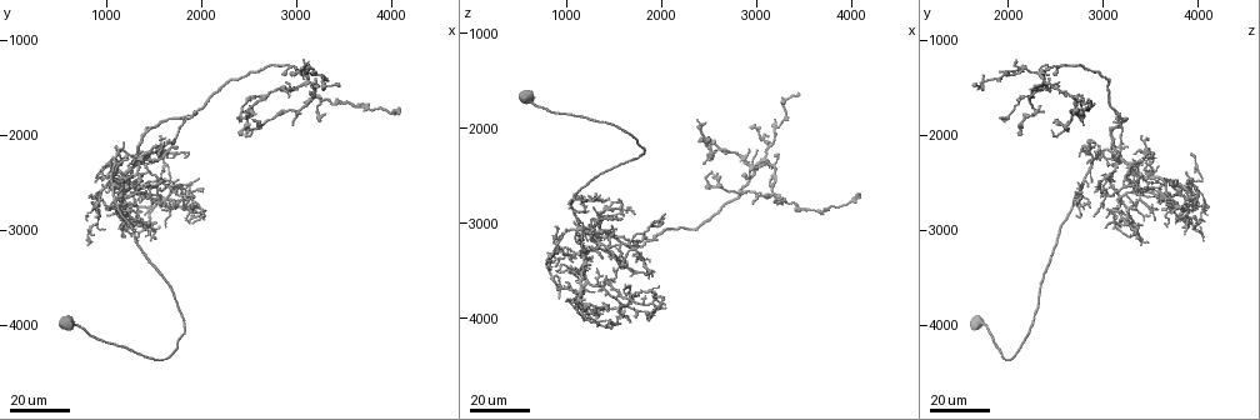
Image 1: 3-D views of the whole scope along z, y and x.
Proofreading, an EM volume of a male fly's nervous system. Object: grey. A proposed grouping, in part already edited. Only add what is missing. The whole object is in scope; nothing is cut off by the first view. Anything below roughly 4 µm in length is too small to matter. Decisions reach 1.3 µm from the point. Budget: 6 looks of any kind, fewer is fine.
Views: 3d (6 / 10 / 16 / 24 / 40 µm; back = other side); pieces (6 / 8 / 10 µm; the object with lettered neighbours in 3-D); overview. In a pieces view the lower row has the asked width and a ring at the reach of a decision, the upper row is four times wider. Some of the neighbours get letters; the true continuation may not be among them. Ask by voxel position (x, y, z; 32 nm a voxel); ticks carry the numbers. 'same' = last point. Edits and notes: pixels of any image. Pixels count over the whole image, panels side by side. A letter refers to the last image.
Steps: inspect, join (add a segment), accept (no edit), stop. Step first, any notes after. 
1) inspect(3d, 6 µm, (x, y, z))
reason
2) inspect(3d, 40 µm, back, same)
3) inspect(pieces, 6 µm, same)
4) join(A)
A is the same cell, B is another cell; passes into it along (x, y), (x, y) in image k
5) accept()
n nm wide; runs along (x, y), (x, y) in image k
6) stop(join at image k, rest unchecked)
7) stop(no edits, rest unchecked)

inspect(3d, 16 µm, (4060, 1800, 2700))
end of a long branch

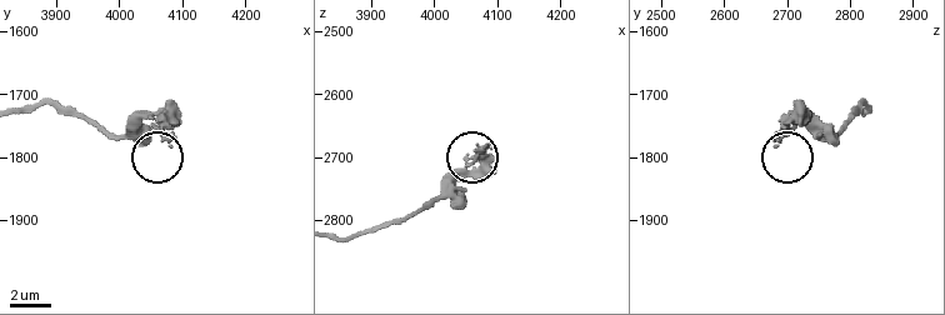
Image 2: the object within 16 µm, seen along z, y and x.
inspect(pieces, 6 µm, (4080, 1775, 2690))
what lies round it

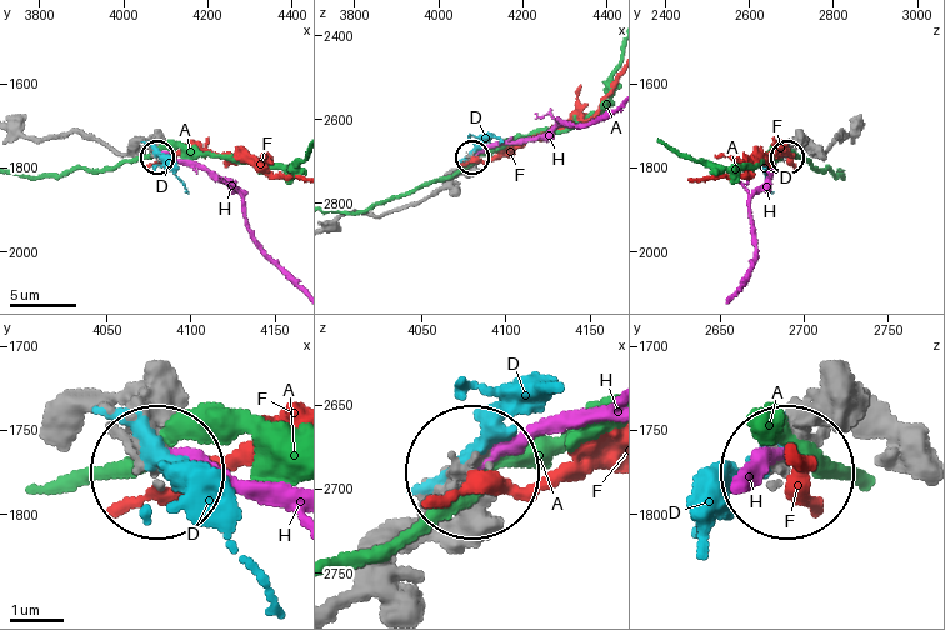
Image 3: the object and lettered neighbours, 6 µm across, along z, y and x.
accept()
A, D, F and H are other cells; runs along (338, 590), (468, 473) in image 3; no lettered segment goes on from it

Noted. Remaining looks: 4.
inspect(3d, 24 µm, (3280, 1560, 1720))
free end

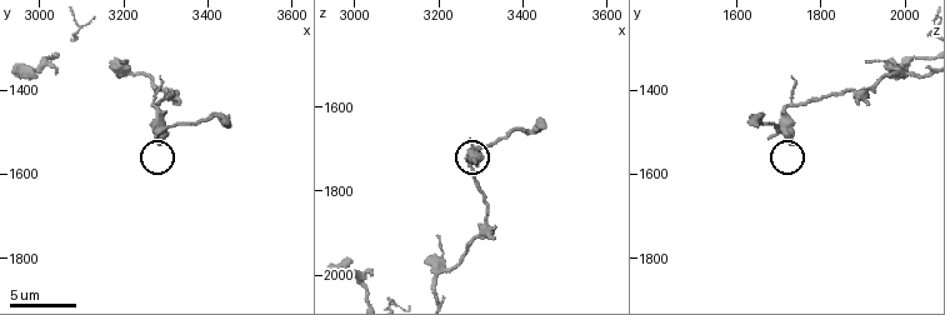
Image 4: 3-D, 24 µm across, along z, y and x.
inspect(pieces, 6 µm, (3285, 1525, 1730))

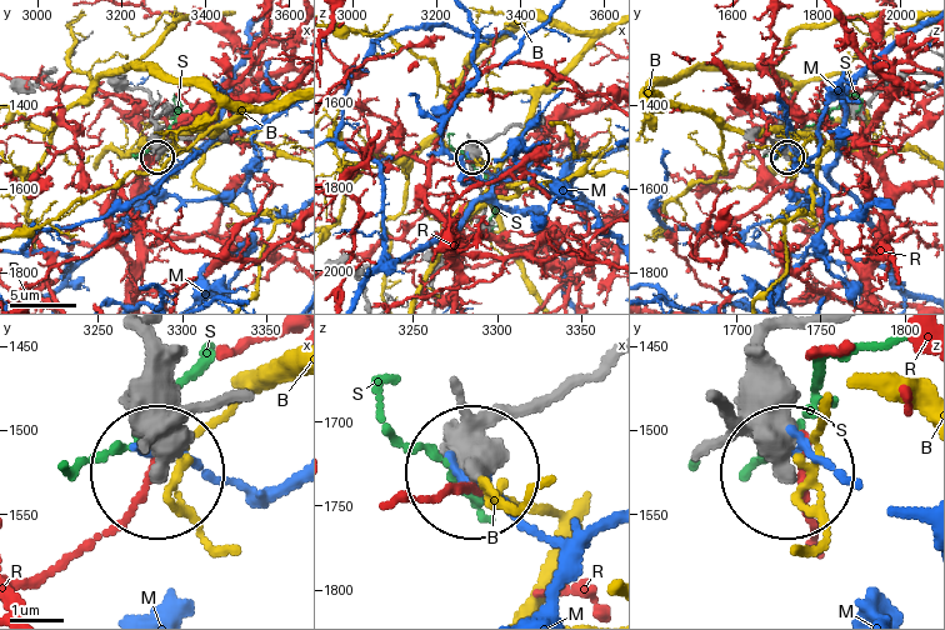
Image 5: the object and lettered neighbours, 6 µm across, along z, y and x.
accept()
410 nm wide; B, M, R and S are other cells; runs along (144, 343), (158, 473) in image 5; no lettered segment goes on from it

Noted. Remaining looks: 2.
inspect(3d, 16 µm, (1900, 2760, 3020))
branch stops here

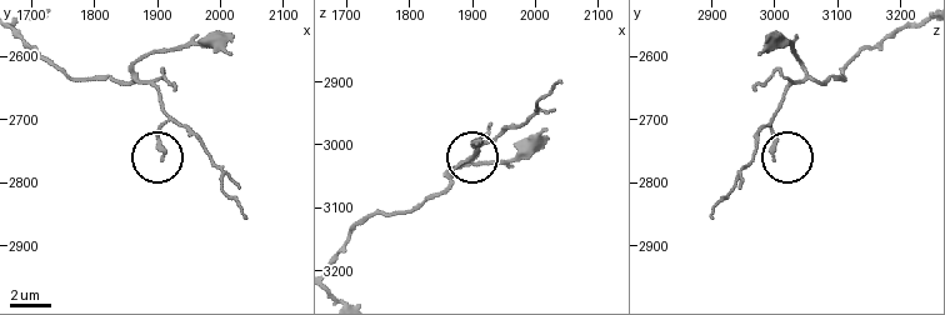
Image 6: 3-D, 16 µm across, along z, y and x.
inspect(pieces, 10 µm, (1905, 2760, 2995))

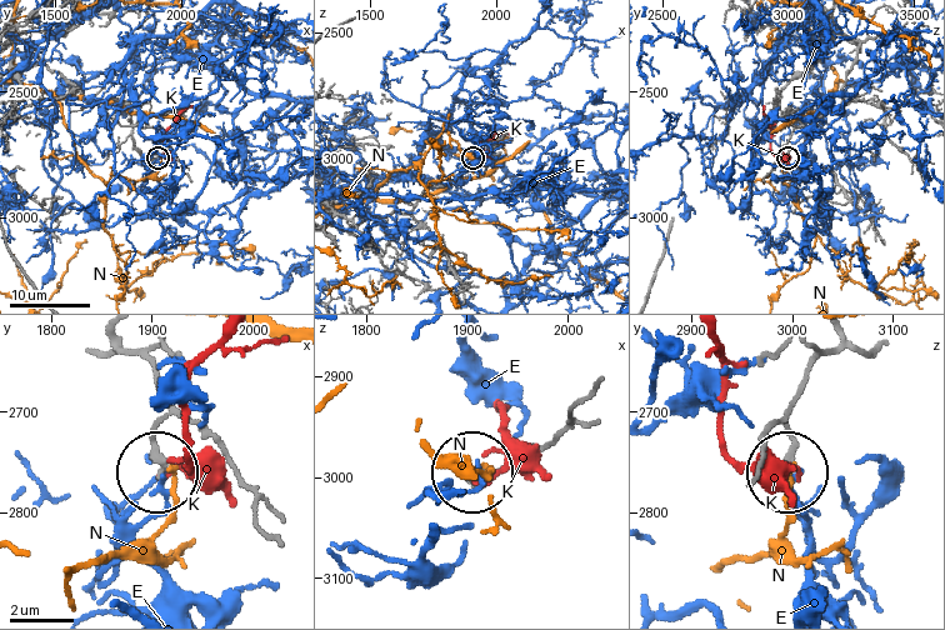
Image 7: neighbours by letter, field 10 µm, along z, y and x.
accept()
E, K and N are other cells; runs along (108, 351), (140, 354), (154, 368), (156, 469) in image 7; none of them fits

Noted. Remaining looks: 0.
stop(no edits, rest unchecked)

